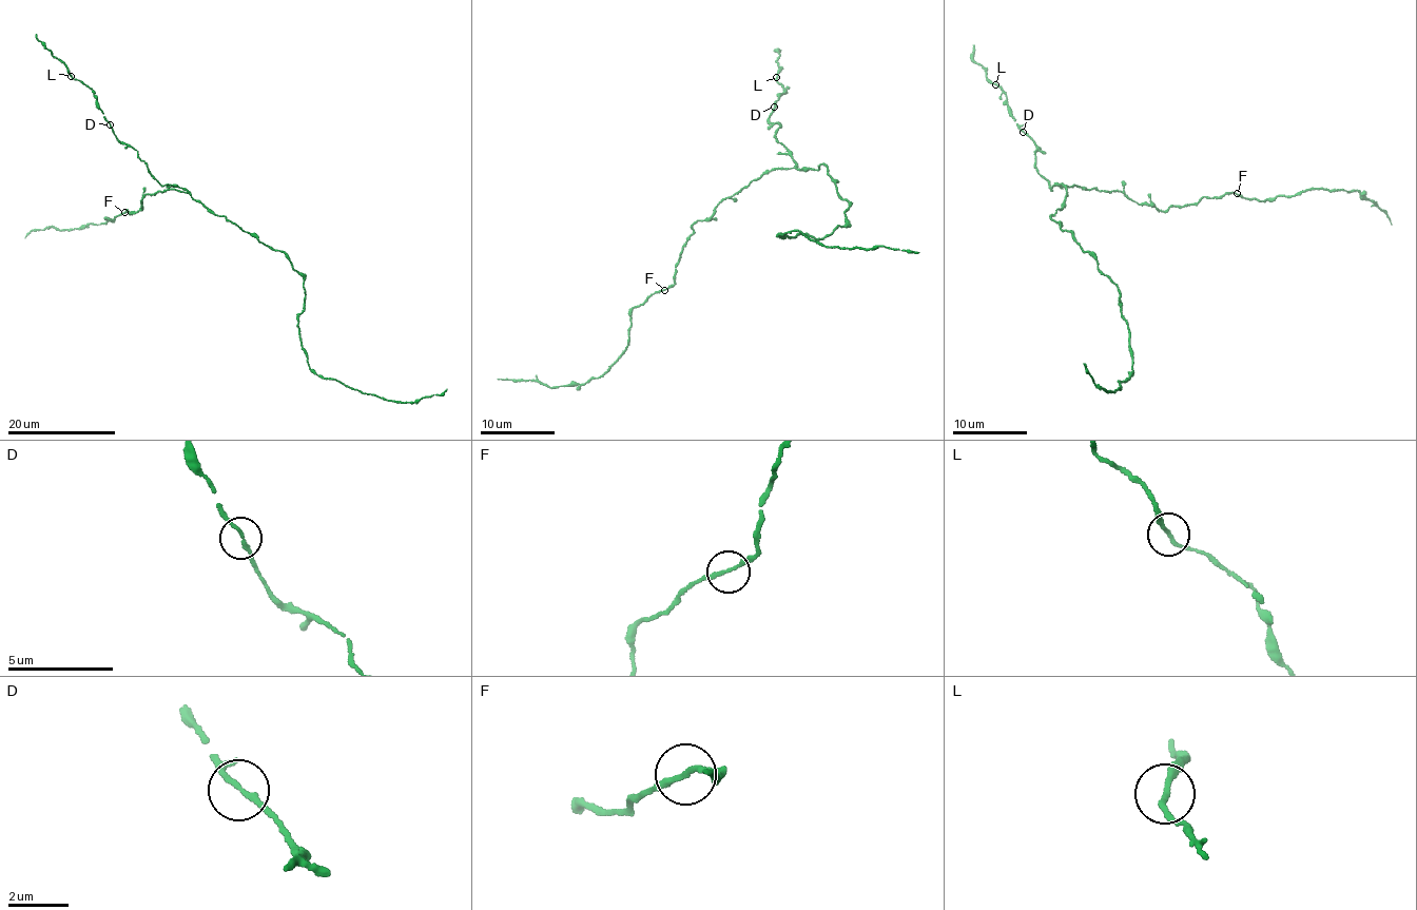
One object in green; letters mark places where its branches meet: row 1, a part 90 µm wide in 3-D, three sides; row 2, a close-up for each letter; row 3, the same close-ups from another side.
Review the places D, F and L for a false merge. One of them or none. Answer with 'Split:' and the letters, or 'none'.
Split: none

